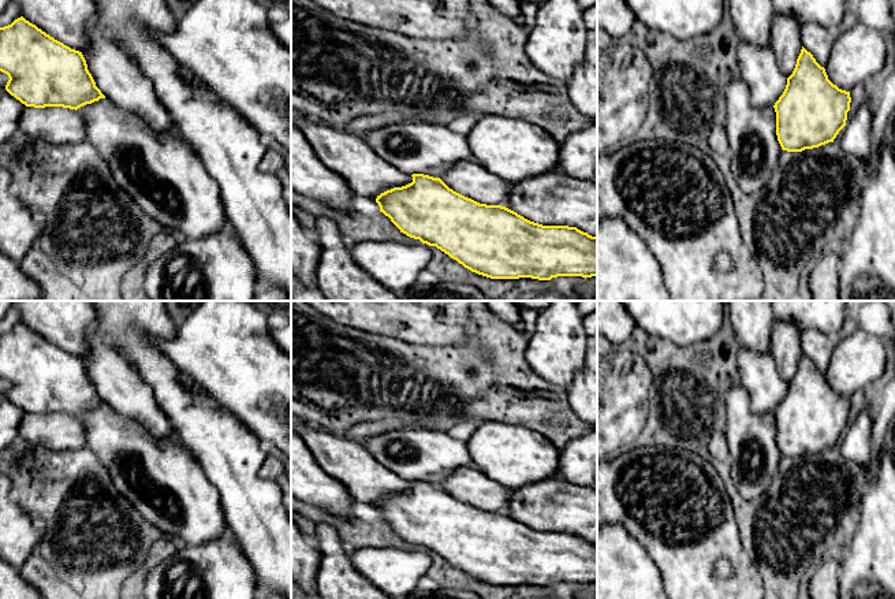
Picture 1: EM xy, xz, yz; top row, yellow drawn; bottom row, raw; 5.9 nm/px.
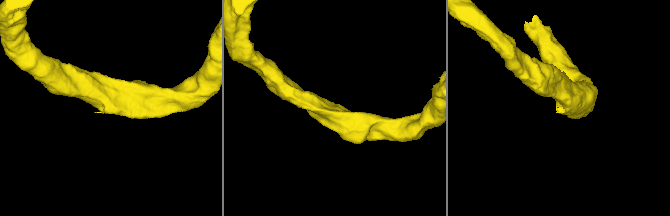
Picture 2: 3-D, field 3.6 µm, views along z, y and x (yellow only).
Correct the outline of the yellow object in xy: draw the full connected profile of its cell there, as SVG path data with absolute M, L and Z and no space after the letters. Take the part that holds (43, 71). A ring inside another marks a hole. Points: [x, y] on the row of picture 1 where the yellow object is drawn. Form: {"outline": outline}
{"outline": "M20 16L0 27L0 71L10 78L5 90L26 105L19 119L19 131L36 138L42 148L85 142L86 126L77 109L105 96L96 86L82 52Z"}

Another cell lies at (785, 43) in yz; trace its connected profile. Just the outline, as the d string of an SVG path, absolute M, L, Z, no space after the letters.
M776 15L771 23L771 49L780 71L788 78L801 53L801 25L791 15Z

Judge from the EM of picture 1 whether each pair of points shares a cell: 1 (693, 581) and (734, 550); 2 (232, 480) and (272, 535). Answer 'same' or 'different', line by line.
1: same
2: same

